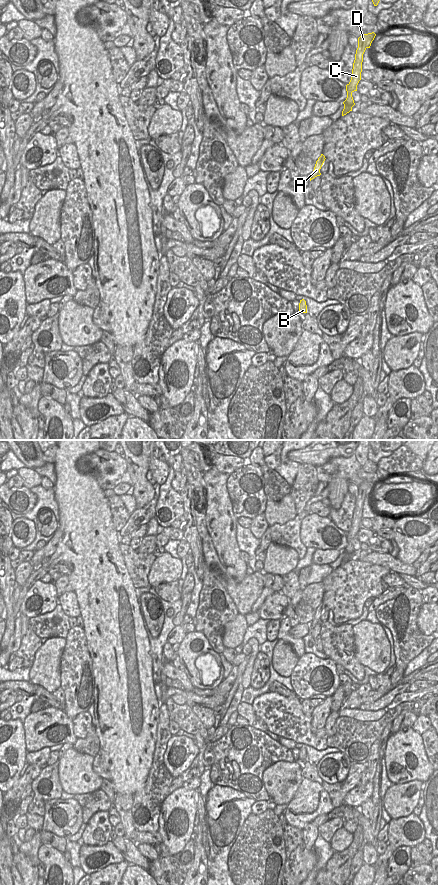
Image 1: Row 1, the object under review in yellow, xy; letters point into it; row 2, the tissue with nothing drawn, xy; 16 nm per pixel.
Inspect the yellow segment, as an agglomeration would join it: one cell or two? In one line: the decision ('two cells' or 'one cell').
one cell

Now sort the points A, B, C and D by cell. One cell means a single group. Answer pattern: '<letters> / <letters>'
A B C D

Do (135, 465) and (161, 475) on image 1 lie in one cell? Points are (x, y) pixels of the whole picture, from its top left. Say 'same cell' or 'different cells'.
different cells

